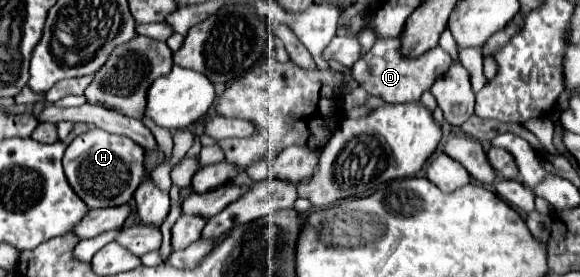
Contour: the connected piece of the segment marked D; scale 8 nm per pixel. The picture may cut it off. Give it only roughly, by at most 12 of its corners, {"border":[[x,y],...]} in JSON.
{"border":[[400,39],[376,45],[352,67],[368,95],[420,99],[452,57],[434,47],[404,57]]}

